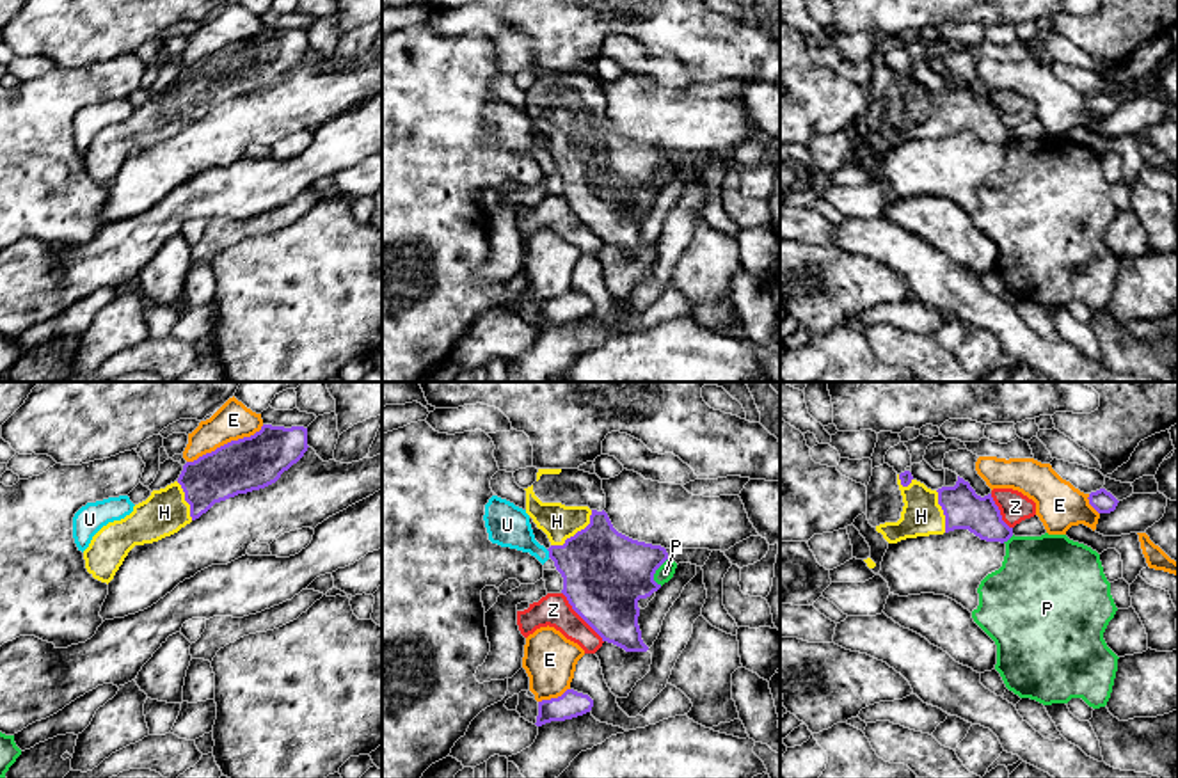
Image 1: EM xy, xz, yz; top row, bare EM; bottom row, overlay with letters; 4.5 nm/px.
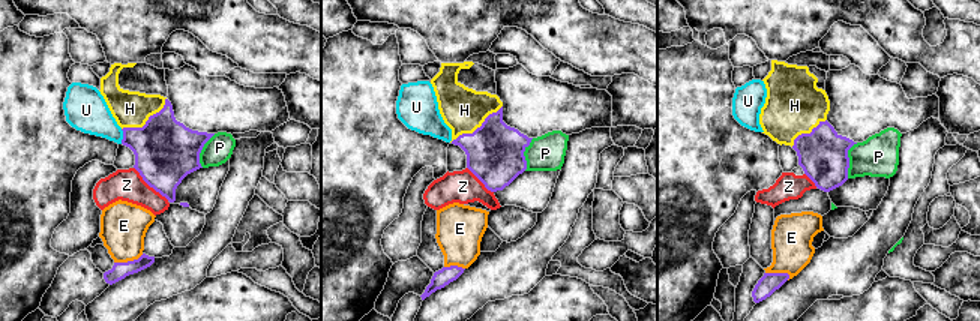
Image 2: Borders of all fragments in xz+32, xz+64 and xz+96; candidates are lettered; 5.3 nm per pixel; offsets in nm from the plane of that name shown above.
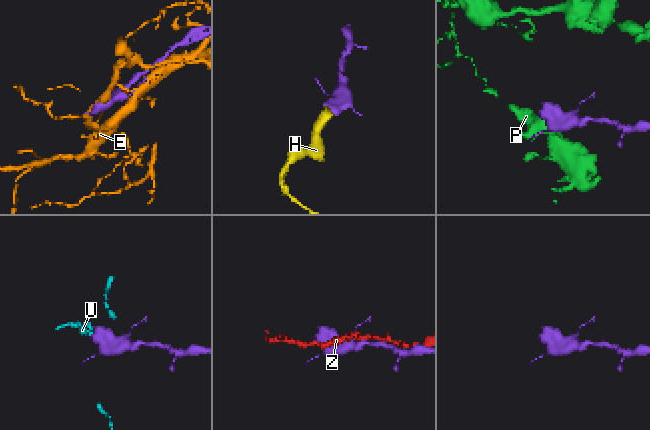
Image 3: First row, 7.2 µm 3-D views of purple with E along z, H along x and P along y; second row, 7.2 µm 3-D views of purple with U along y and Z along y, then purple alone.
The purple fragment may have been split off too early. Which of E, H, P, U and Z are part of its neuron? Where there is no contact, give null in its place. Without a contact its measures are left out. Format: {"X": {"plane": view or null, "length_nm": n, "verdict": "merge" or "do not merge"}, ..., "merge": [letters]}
{"E": {"plane": "xy", "length_nm": 400, "verdict": "do not merge"}, "H": {"plane": "xz", "length_nm": 260, "verdict": "merge"}, "P": {"plane": "xz", "length_nm": 140, "verdict": "do not merge"}, "U": {"plane": "xz", "length_nm": 40, "verdict": "do not merge"}, "Z": {"plane": "xz", "length_nm": 300, "verdict": "do not merge"}, "merge": ["H"]}

